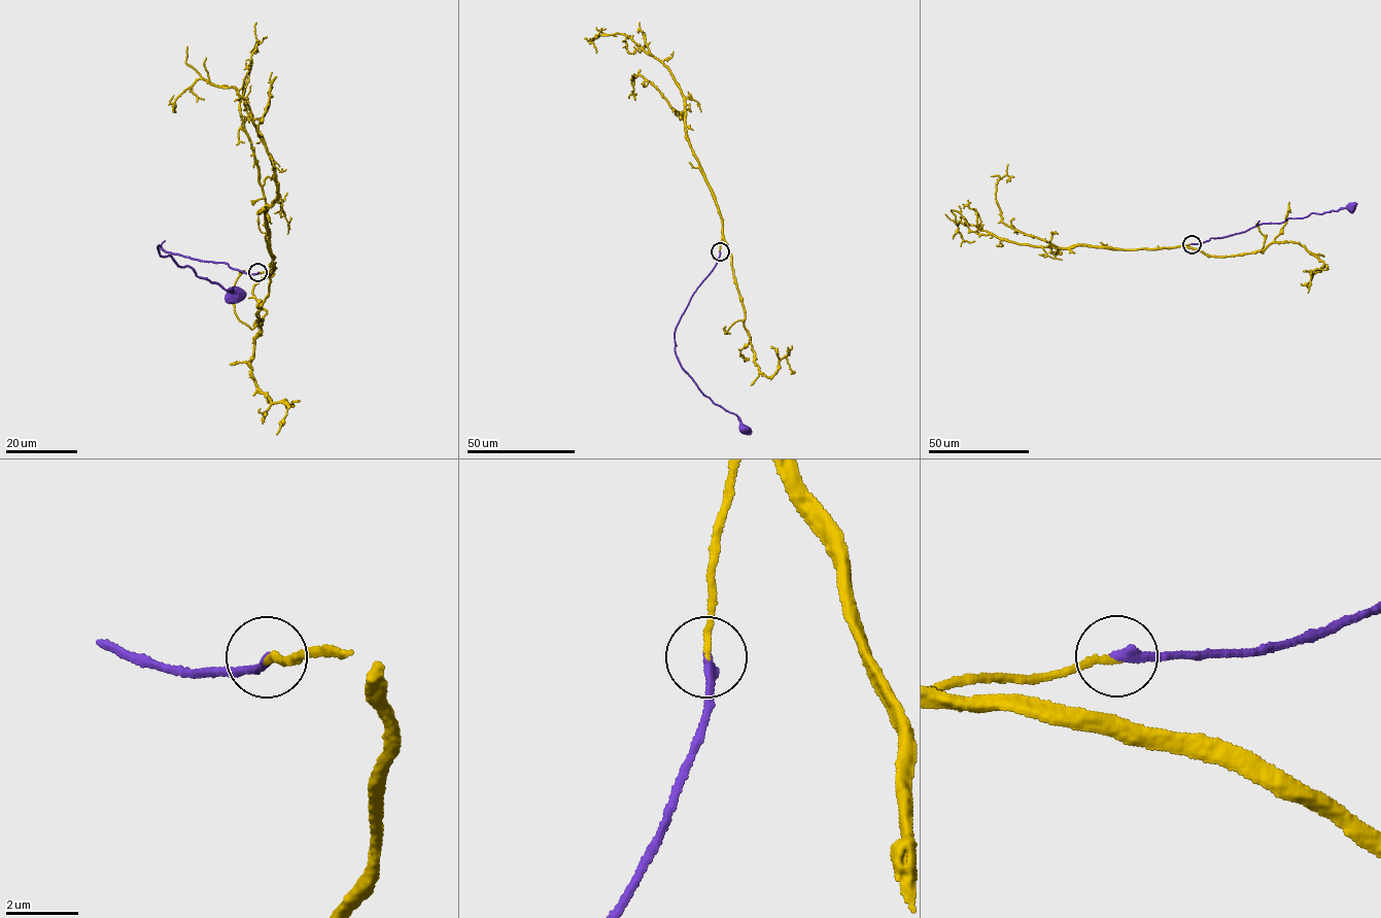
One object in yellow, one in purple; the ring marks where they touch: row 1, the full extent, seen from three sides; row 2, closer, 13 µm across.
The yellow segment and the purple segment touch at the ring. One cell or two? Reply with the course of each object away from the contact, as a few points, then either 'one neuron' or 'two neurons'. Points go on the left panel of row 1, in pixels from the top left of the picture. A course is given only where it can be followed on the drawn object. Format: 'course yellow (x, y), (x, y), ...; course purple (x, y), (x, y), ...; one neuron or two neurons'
course yellow (257, 273), (275, 267), (264, 210), (280, 195), (246, 100), (235, 89), (200, 78), (174, 102), (174, 112); course purple (257, 272), (157, 247), (163, 257), (192, 267), (234, 297); one neuron

